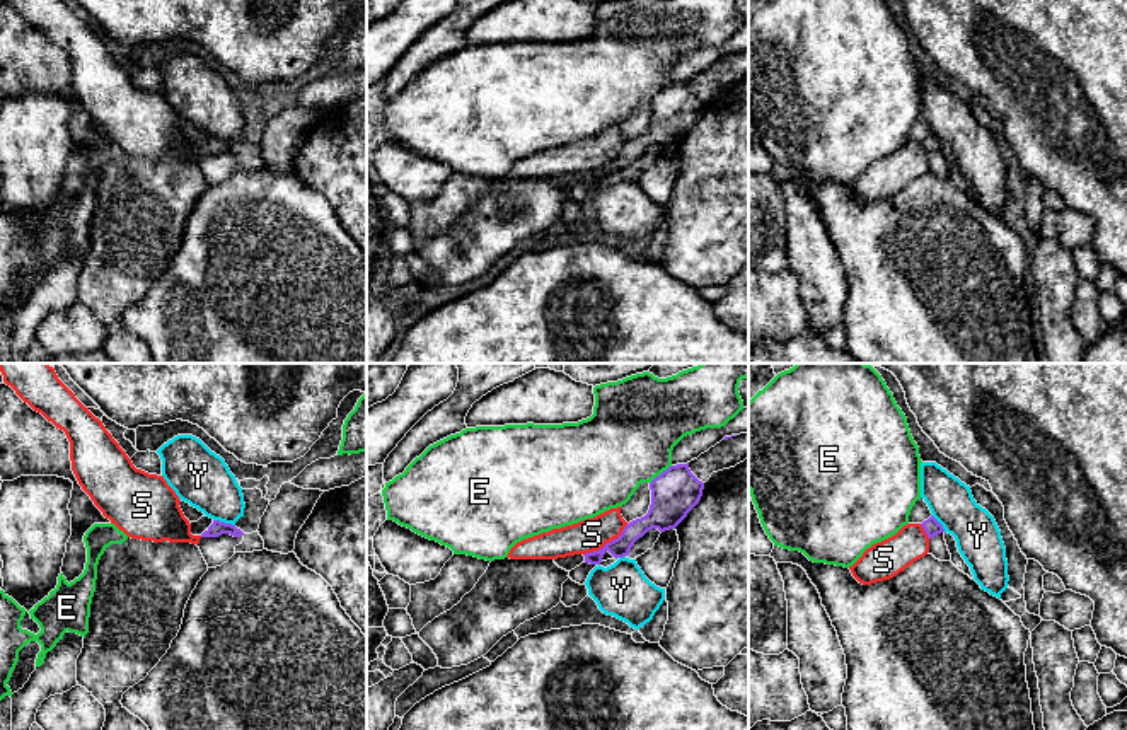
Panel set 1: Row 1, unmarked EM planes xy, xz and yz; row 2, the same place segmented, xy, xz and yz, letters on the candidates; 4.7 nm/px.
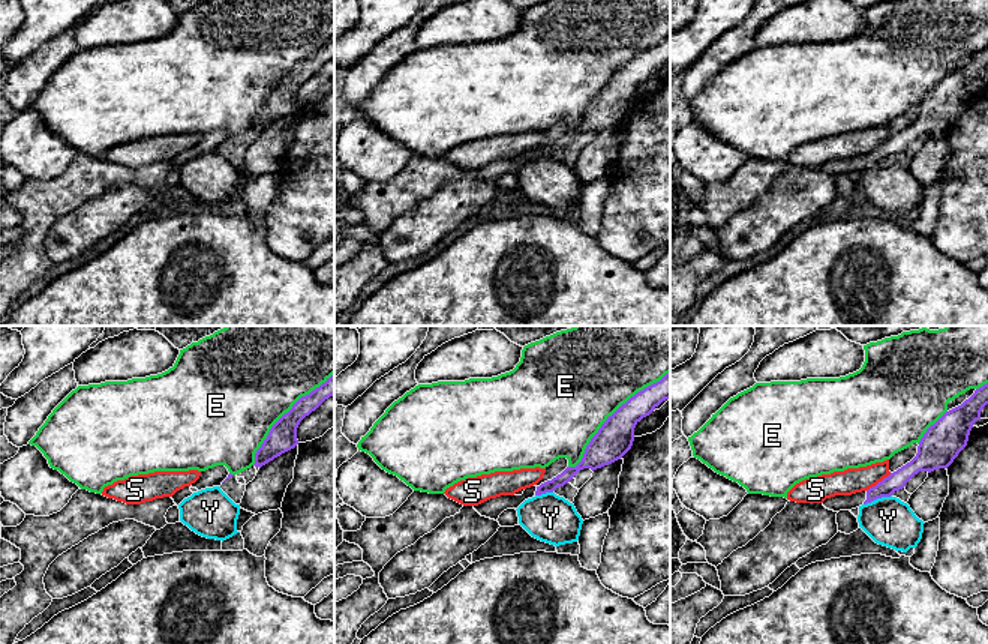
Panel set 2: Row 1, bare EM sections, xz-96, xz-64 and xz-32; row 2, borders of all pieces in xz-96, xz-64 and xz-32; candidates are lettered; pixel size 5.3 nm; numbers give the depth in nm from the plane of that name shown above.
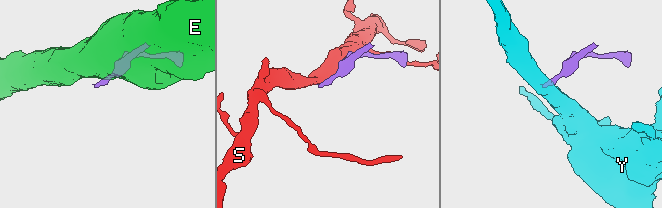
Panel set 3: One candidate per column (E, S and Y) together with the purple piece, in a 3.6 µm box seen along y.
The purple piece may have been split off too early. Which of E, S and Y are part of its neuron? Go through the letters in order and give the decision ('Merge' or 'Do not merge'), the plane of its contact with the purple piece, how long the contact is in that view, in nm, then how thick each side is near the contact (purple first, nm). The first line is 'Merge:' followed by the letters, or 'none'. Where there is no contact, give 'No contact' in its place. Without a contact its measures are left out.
Merge: none
E: Do not merge. Touches purple in xz. Shared border 140 nm. Thickness 220 nm (purple) against 420 nm
S: Do not merge. Touches purple in xz. Shared border 260 nm. Thickness 90 nm (purple) against 160 nm
Y: Do not merge. Touches purple in xy. Shared border 110 nm. Thickness 70 nm (purple) against 260 nm

